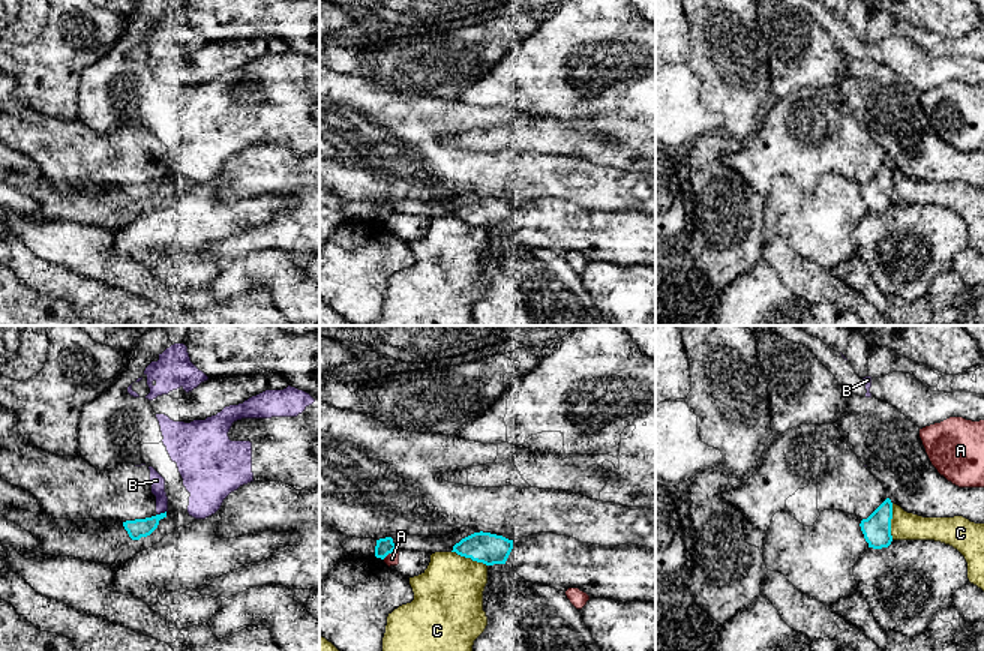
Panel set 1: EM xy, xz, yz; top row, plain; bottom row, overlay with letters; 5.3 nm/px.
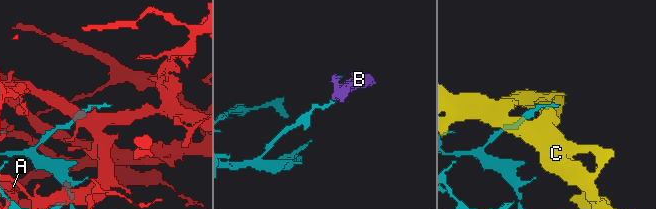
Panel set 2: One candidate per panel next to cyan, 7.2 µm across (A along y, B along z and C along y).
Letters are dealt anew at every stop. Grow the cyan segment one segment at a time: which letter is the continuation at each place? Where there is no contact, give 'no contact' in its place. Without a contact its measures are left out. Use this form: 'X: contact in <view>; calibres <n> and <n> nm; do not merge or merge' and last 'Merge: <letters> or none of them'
A: contact in xz; calibres 90 and 70 nm; do not merge
B: contact in xy; calibres 100 and 80 nm; do not merge
C: contact in yz; calibres 160 and 150 nm; do not merge
Merge: none of them

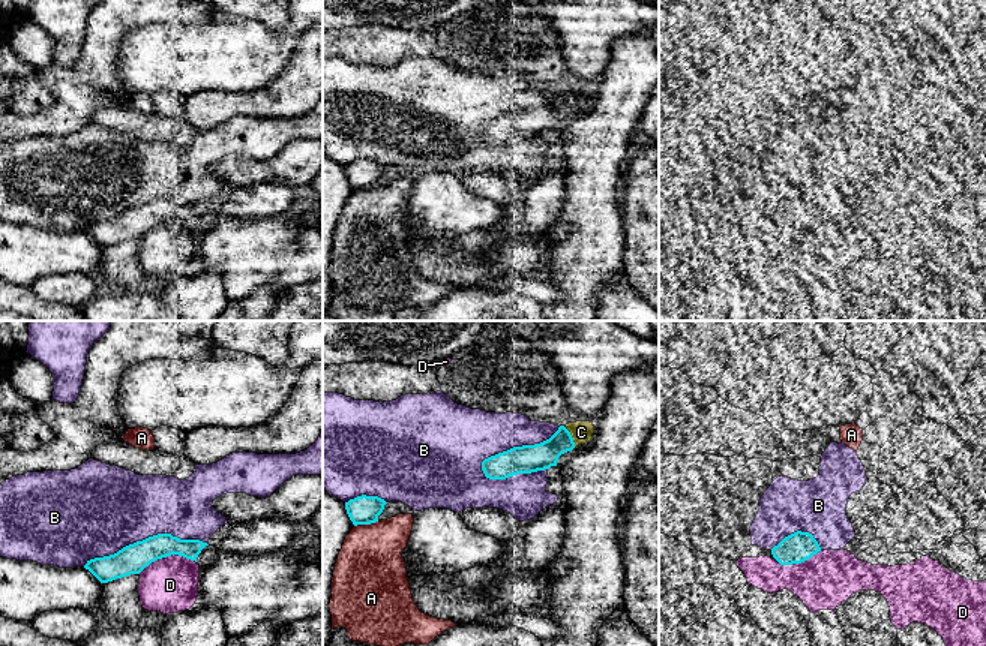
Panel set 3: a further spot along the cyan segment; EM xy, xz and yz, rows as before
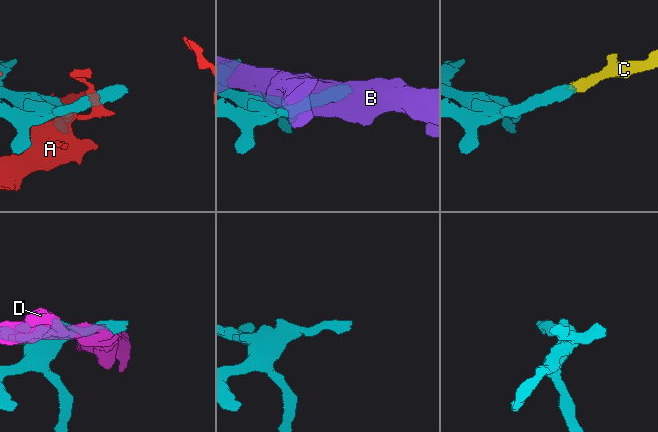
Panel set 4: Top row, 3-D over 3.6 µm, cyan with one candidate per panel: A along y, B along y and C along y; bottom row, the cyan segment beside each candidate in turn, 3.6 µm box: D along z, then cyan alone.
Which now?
A: contact in xz; calibres 160 and 380 nm; do not merge
B: contact in xz; calibres 150 and 300 nm; do not merge
C: contact in xz; calibres 150 and 120 nm; merge
D: contact in xy; calibres 160 and 300 nm; do not merge
Merge: C

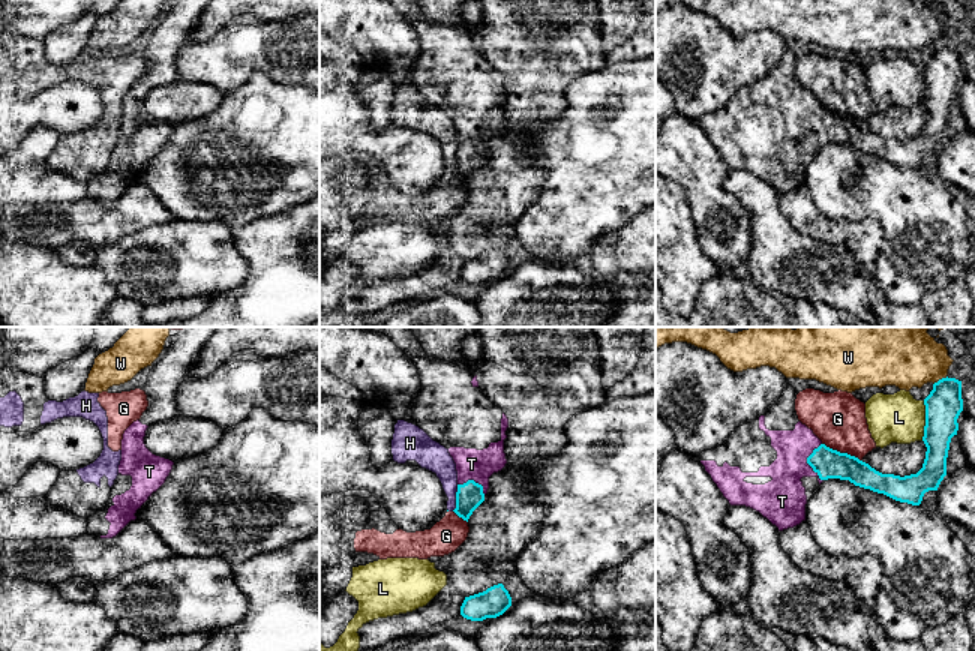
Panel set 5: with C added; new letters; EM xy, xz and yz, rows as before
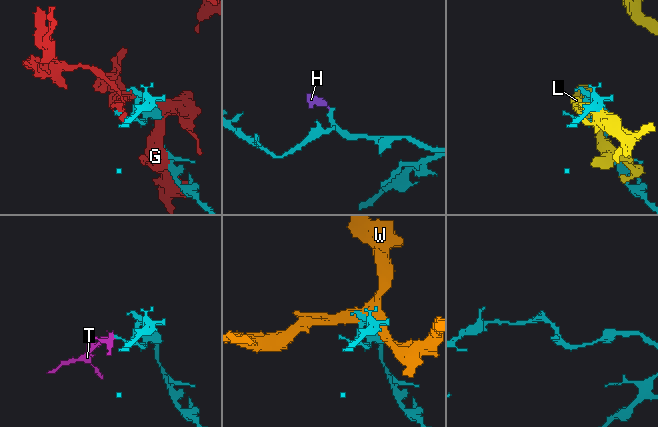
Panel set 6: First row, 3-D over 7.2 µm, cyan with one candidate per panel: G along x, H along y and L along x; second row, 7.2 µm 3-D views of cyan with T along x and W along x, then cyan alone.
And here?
G: contact in yz; calibres 160 and 300 nm; do not merge
H: contact in xz; calibres 150 and 150 nm; do not merge
L: contact in yz; calibres 200 and 260 nm; do not merge
T: contact in yz; calibres 160 and 240 nm; merge
W: contact in yz; calibres 200 and 280 nm; do not merge
Merge: T

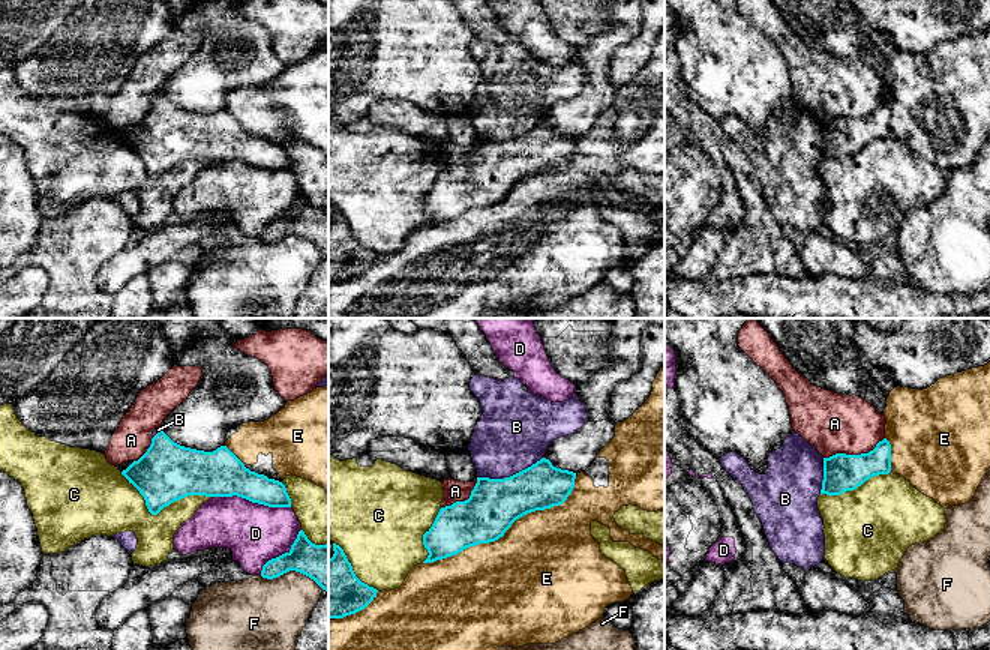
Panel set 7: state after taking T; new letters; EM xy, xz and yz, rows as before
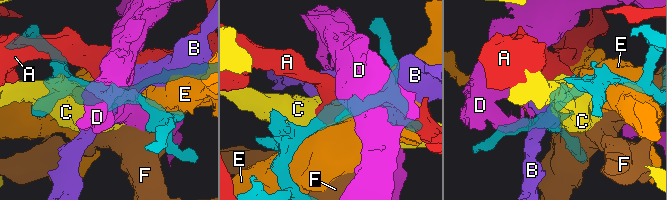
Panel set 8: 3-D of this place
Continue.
A: contact in yz; calibres 200 and 320 nm; do not merge
B: contact in xz; calibres 280 and 400 nm; do not merge
C: contact in xy; calibres 320 and 280 nm; do not merge
D: contact in xy; calibres 260 and 320 nm; do not merge
E: contact in xz; calibres 280 and 500 nm; do not merge
F: contact in xy; calibres 220 and 360 nm; do not merge
Merge: none of them

